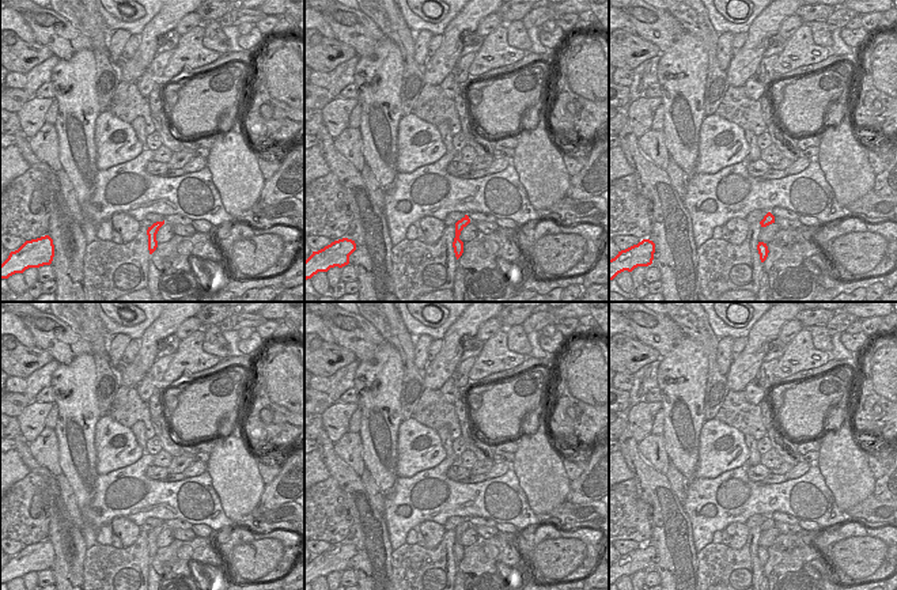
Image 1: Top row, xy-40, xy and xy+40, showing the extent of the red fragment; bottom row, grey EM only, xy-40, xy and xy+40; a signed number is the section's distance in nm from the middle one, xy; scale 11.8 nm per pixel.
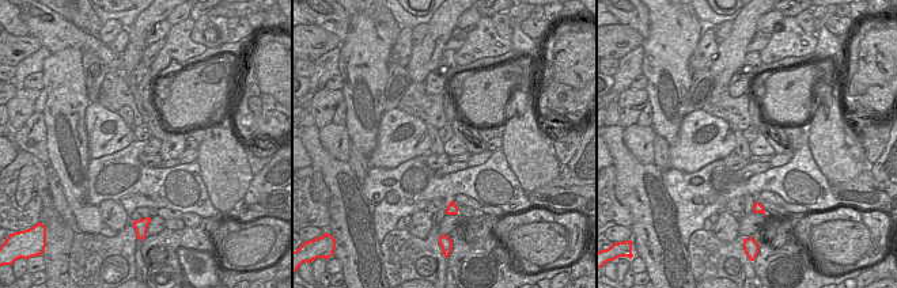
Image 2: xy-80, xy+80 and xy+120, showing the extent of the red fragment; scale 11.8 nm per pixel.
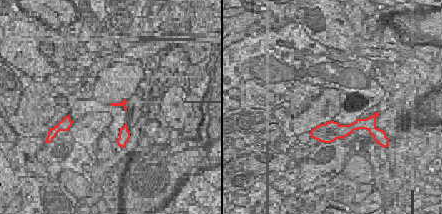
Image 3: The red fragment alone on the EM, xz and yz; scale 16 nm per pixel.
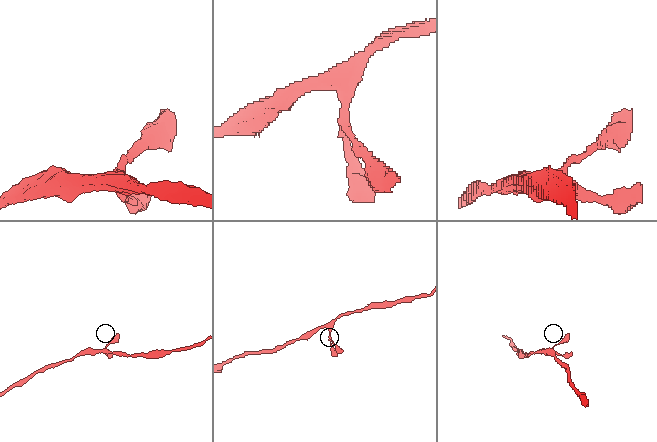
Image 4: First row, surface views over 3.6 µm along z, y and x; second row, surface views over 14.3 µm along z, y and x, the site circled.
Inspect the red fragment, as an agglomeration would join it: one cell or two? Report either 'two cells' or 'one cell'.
one cell

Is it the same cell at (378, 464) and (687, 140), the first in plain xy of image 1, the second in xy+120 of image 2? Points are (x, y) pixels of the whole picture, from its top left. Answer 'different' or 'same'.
different

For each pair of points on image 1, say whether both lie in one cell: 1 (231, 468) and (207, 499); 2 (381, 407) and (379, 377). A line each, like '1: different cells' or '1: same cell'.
1: different cells
2: same cell

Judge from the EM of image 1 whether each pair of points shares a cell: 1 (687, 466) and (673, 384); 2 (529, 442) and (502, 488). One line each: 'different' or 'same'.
1: same
2: different

